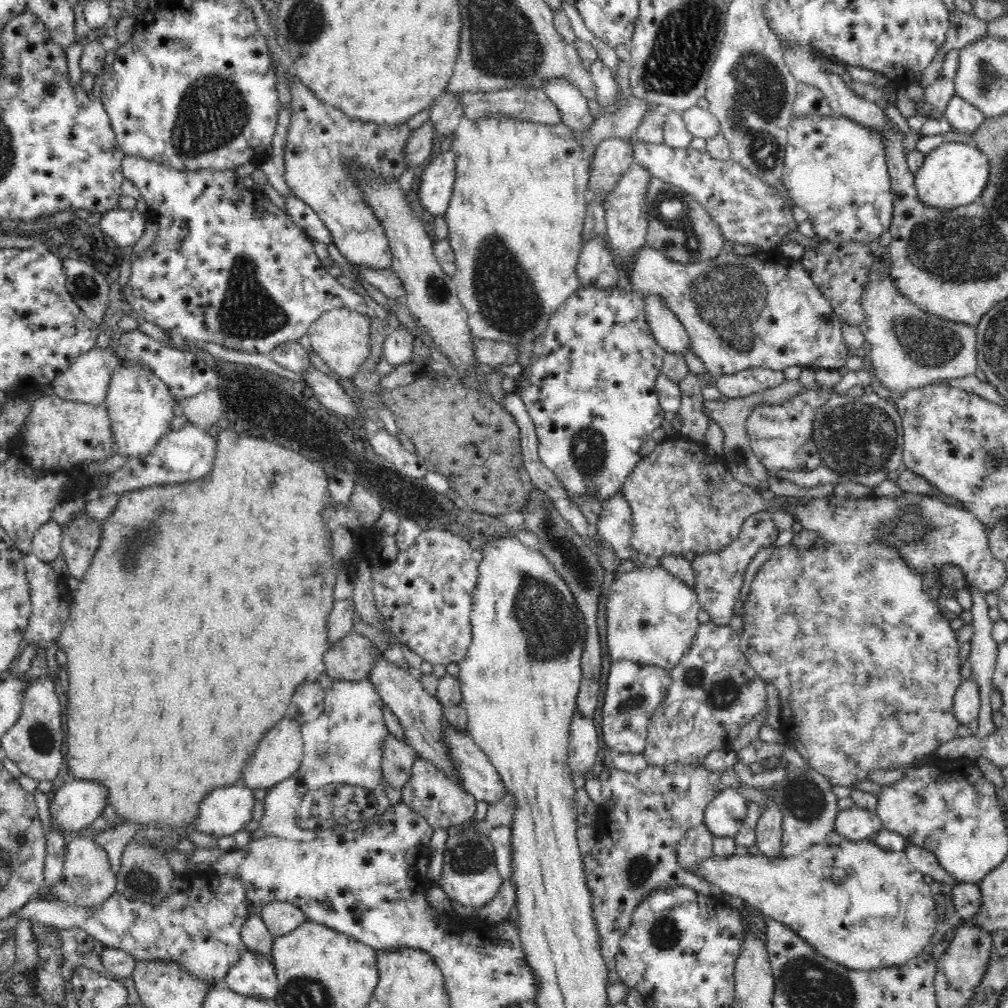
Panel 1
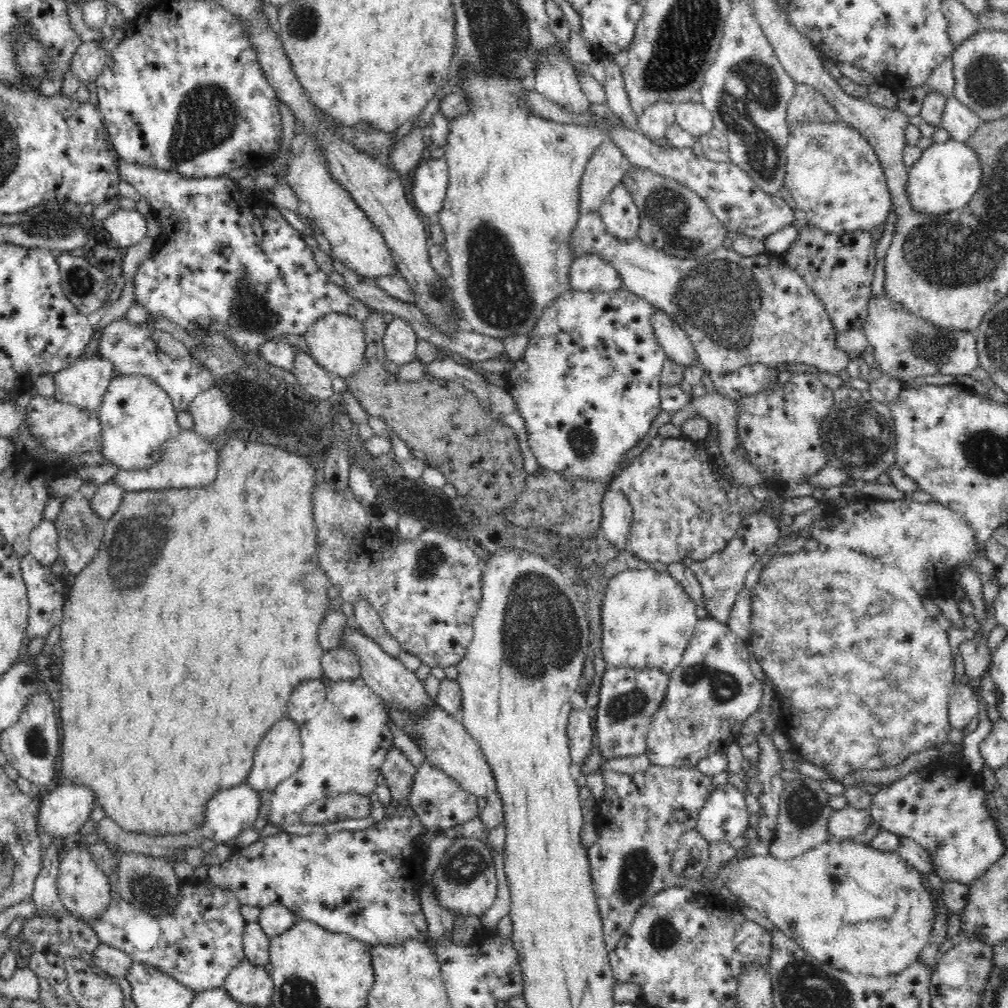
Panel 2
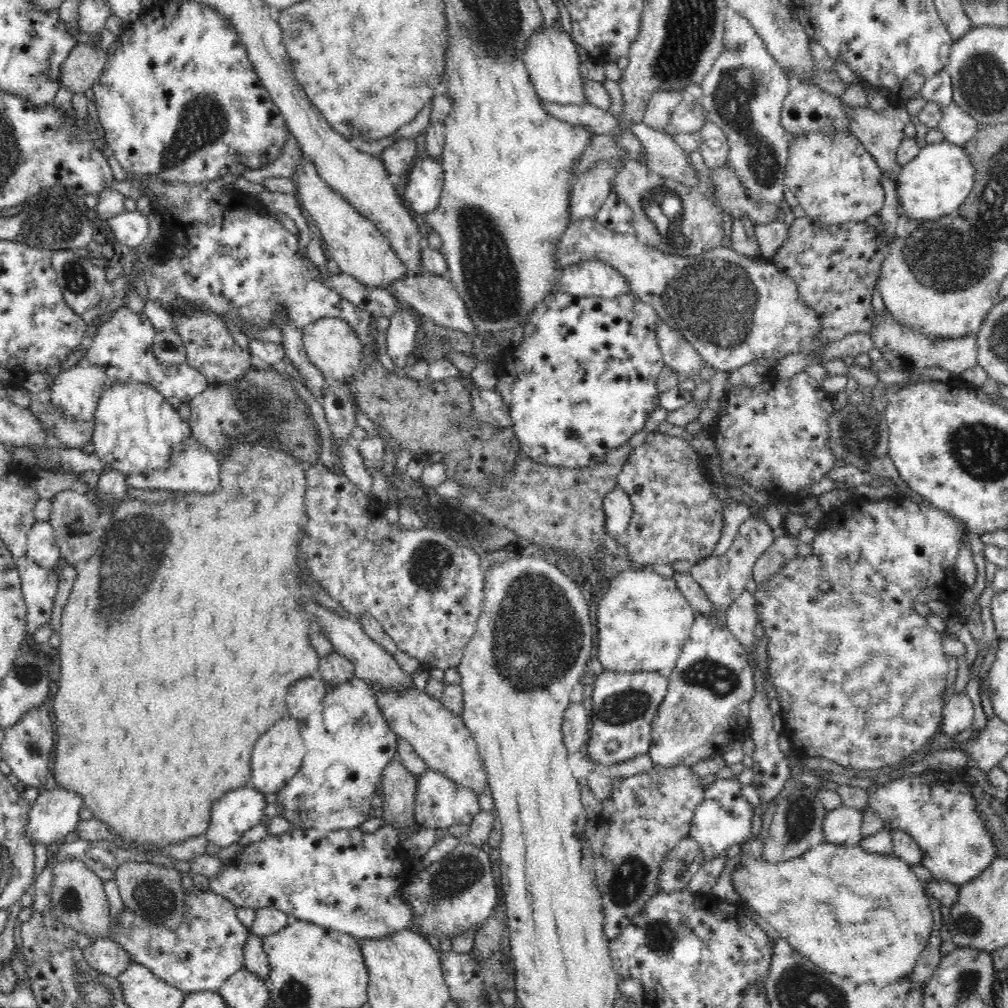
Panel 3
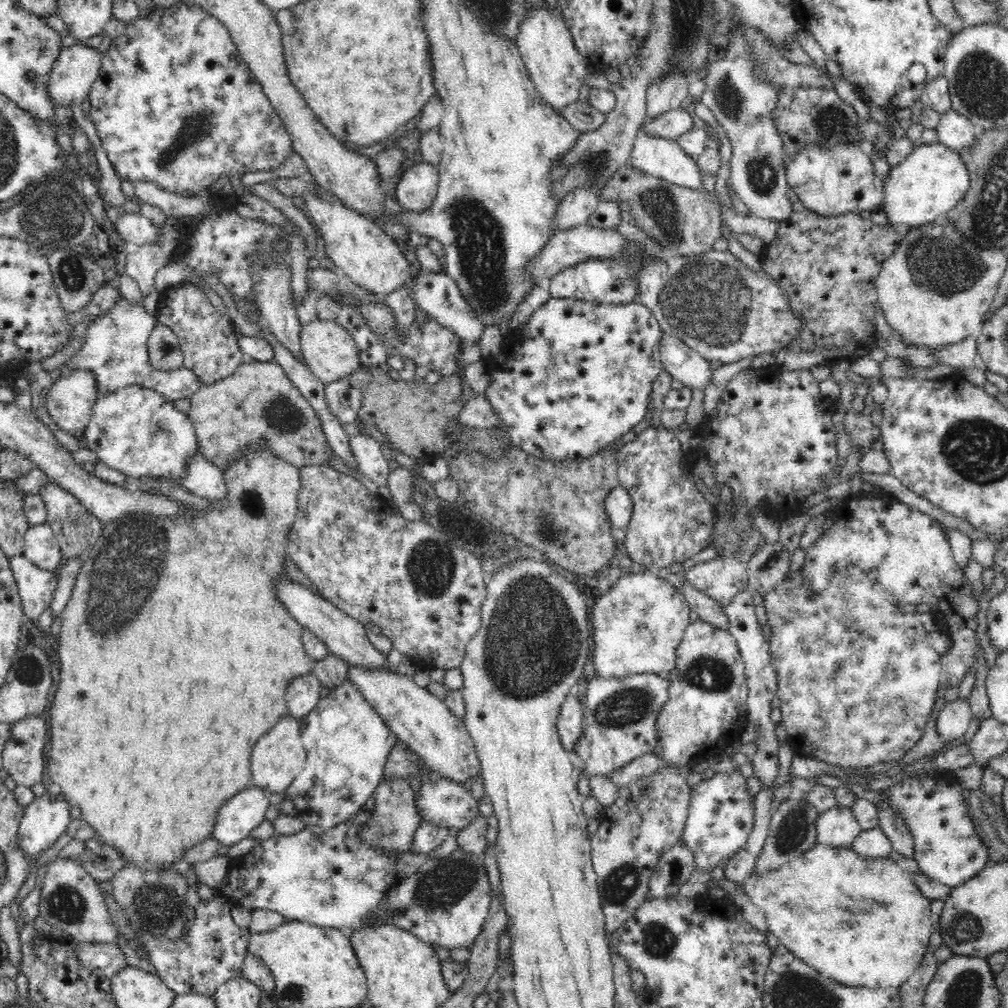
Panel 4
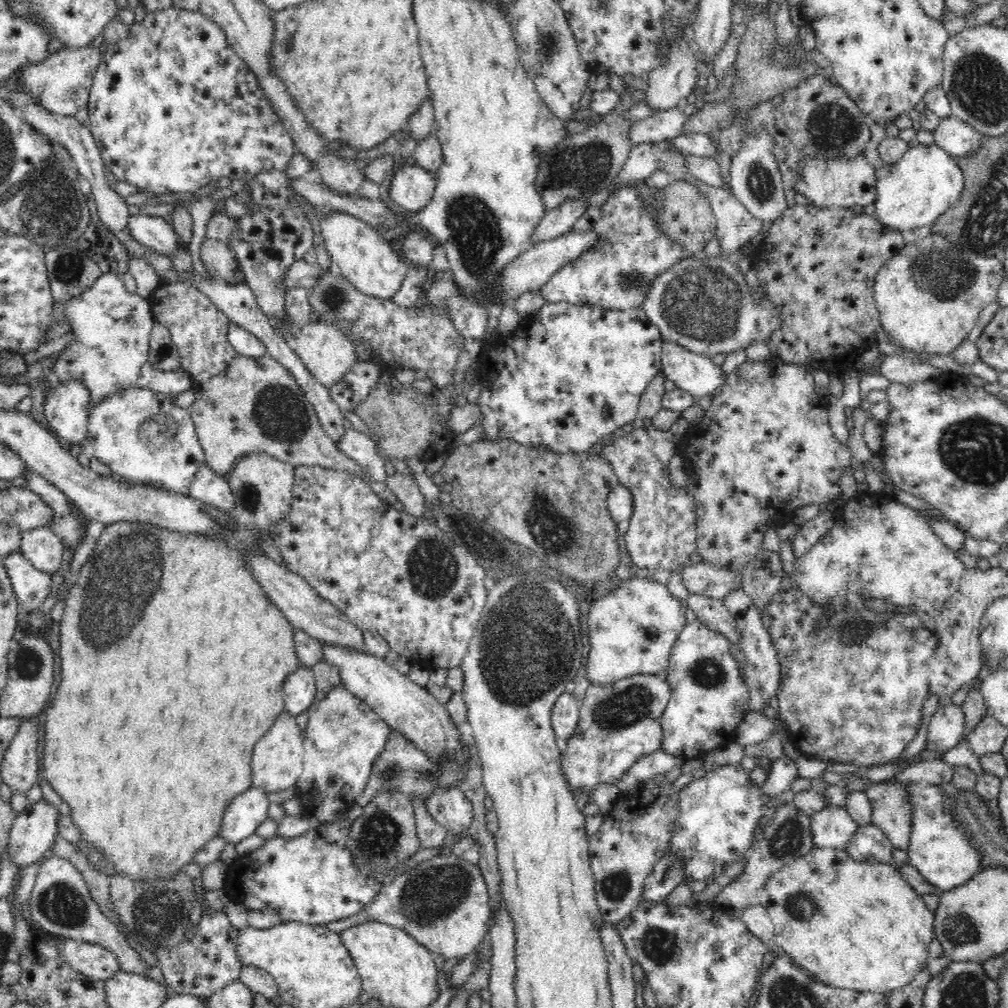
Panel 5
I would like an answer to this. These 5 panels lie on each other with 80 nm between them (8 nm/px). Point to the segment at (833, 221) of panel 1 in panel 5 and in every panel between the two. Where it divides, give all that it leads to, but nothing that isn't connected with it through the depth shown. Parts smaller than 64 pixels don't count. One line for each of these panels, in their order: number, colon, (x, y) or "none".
2: (833, 174)
3: (836, 180)
4: (842, 181)
5: (845, 182)

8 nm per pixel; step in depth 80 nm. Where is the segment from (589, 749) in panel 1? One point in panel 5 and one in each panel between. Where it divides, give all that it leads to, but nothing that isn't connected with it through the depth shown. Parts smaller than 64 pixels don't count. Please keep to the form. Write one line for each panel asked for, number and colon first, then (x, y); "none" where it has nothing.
2: (580, 733)
3: (575, 726)
4: (570, 722)
5: (566, 714)

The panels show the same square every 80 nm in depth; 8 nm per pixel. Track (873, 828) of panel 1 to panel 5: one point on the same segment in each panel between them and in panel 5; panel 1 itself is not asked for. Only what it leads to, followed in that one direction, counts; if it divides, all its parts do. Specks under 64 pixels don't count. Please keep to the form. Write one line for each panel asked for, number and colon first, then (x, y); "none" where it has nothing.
2: (848, 822)
3: (842, 825)
4: (836, 827)
5: (832, 827)

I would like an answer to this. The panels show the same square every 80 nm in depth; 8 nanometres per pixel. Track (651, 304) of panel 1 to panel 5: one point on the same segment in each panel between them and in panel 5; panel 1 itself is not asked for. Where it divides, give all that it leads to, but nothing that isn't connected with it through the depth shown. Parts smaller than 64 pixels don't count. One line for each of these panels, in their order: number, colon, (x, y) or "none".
2: (676, 344)
3: (679, 355)
4: (681, 362)
5: (697, 374)

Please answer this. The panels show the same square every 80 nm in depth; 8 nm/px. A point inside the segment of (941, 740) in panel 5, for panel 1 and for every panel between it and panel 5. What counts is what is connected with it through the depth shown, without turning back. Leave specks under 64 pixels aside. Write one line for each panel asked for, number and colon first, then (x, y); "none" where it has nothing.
1: (967, 704)
2: (964, 705)
3: (958, 714)
4: (953, 720)

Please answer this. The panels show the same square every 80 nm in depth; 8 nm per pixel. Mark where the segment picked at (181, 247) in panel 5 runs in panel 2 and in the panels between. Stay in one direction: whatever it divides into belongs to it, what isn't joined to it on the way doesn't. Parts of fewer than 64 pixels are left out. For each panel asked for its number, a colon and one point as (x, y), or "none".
2: (127, 227)
3: (131, 229)
4: (135, 228)

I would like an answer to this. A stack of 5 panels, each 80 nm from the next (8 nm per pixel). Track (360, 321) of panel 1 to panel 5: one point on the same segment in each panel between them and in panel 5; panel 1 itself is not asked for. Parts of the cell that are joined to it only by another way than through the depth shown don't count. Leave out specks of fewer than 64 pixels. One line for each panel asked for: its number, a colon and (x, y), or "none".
2: (337, 343)
3: (331, 344)
4: (329, 350)
5: (328, 354)

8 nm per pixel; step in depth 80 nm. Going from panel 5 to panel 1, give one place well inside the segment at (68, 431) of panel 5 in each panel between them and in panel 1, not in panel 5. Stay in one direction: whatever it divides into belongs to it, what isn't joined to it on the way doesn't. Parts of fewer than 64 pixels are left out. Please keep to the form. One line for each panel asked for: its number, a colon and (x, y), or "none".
1: (87, 379)
2: (83, 384)
3: (75, 392)
4: (70, 399)

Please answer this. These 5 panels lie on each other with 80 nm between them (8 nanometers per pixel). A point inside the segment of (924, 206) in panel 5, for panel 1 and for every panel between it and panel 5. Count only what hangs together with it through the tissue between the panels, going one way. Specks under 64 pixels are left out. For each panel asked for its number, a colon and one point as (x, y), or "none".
1: (953, 174)
2: (948, 174)
3: (931, 187)
4: (932, 179)

